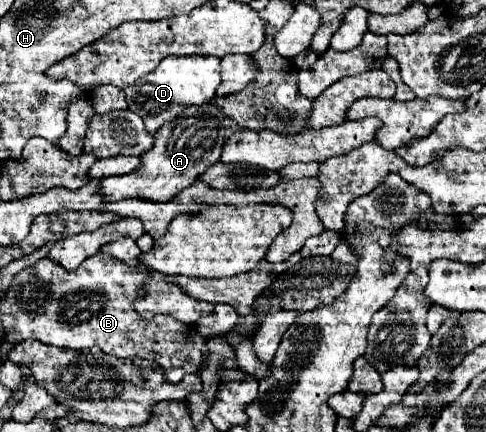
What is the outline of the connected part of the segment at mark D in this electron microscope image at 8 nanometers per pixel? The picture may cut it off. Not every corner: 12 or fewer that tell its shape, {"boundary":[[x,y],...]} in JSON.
{"boundary":[[163,58],[125,88],[149,134],[209,104],[219,58]]}

